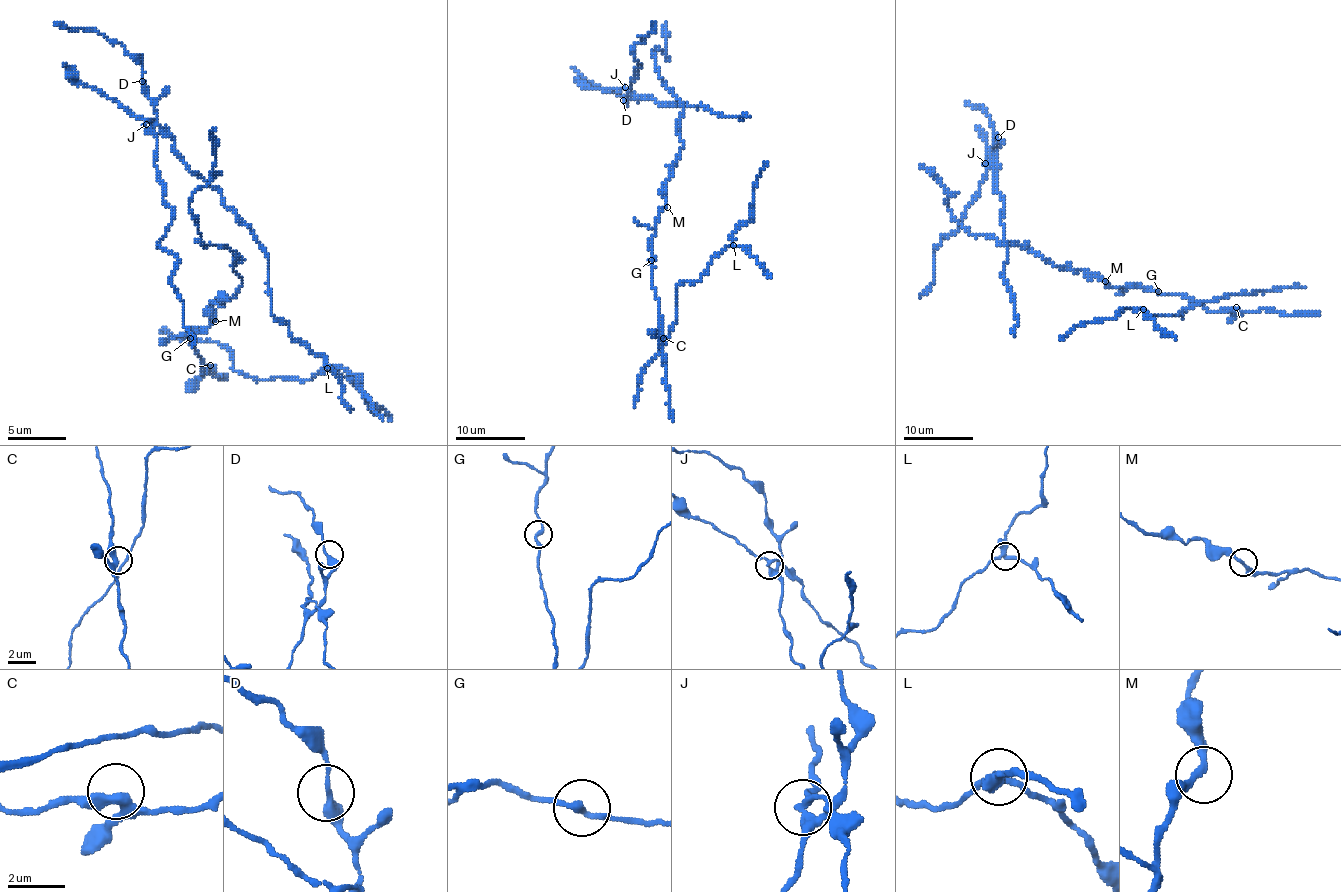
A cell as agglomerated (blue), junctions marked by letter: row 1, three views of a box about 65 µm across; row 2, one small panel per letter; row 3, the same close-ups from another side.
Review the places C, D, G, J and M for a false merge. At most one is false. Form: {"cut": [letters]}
{"cut": ["J"]}

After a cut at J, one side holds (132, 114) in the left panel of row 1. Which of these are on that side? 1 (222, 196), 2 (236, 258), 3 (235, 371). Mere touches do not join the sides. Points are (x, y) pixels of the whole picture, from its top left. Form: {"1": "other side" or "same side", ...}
{"1": "same side", "2": "other side", "3": "same side"}

